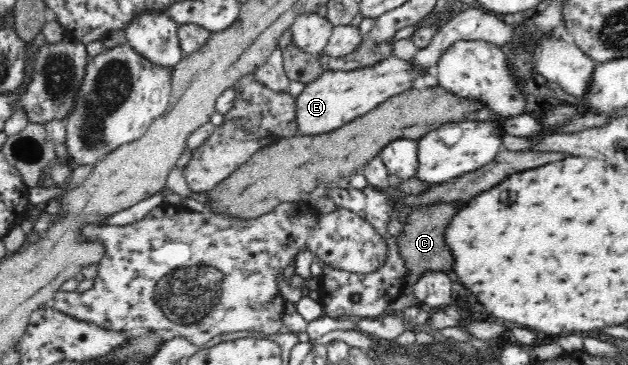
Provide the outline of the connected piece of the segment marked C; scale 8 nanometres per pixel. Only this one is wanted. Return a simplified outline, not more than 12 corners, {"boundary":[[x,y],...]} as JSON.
{"boundary":[[465,202],[413,208],[398,237],[404,294],[427,271],[446,273],[445,233]]}

